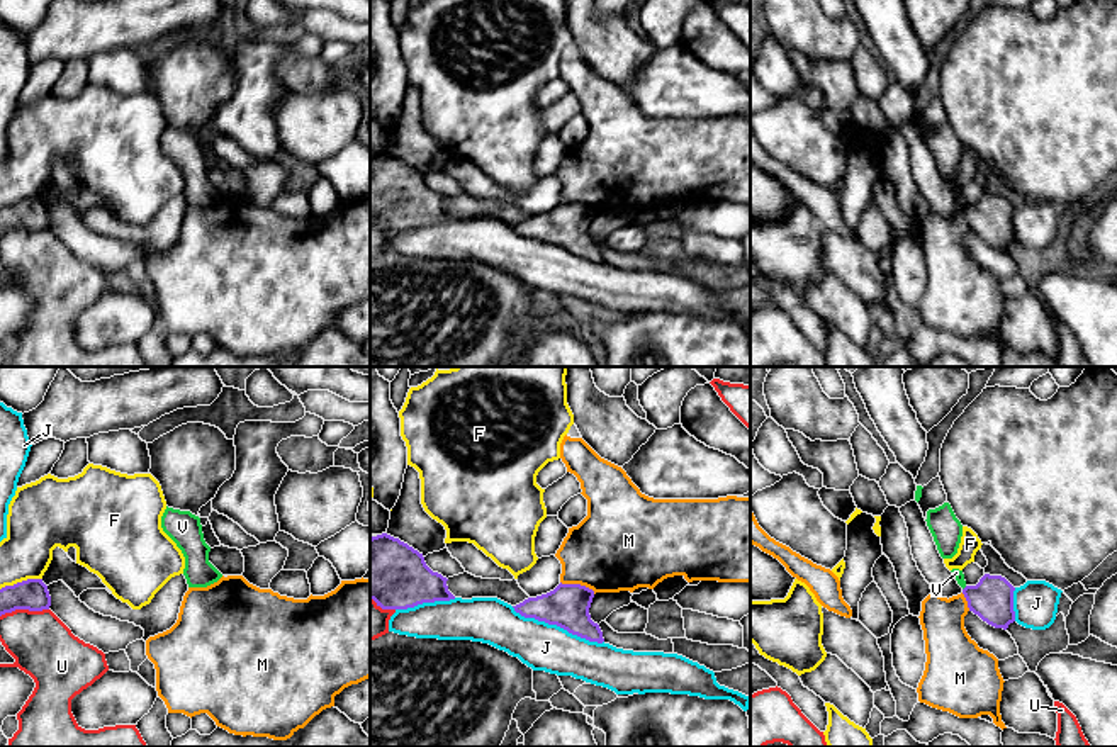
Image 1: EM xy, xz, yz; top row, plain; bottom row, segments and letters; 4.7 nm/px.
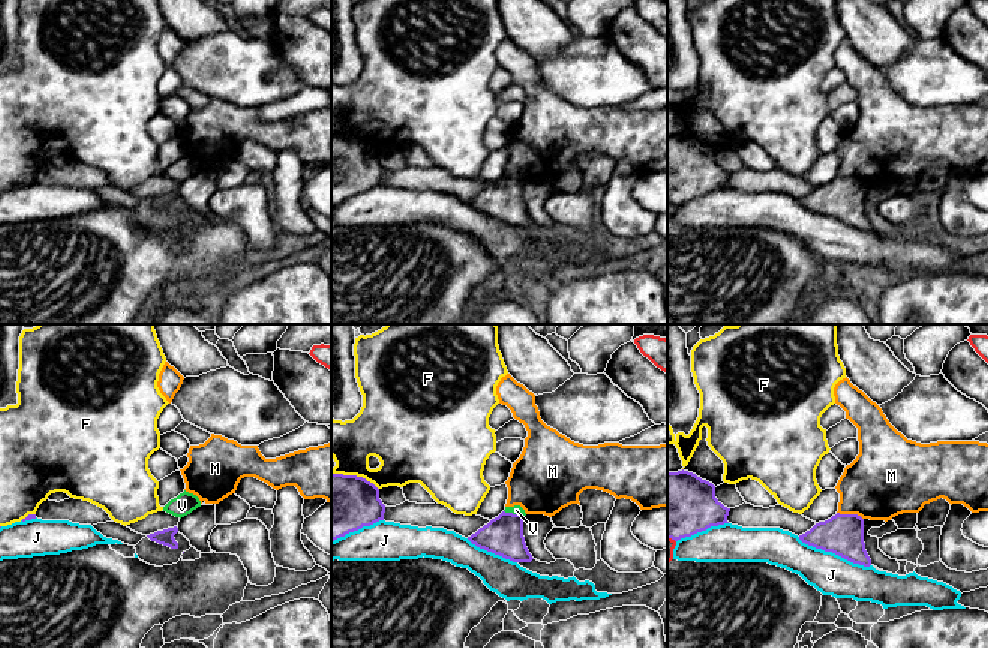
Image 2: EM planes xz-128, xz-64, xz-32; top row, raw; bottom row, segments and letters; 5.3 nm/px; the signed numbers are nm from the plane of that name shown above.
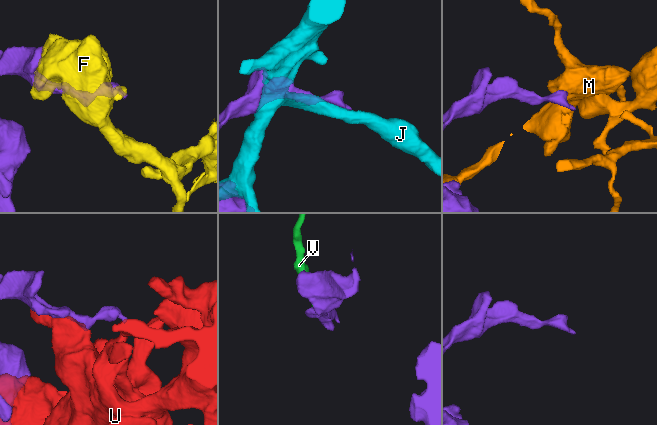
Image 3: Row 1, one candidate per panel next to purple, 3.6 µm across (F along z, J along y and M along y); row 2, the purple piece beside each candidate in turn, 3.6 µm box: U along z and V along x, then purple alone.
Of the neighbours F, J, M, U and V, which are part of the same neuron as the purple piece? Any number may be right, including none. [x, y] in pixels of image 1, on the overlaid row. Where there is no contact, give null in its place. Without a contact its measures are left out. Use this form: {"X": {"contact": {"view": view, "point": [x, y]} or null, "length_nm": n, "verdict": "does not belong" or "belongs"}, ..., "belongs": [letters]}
{"F": {"contact": {"view": "xy", "point": [22, 581]}, "length_nm": 200, "verdict": "does not belong"}, "J": {"contact": {"view": "xz", "point": [557, 625]}, "length_nm": 480, "verdict": "does not belong"}, "M": {"contact": {"view": "xz", "point": [578, 584]}, "length_nm": 180, "verdict": "does not belong"}, "U": {"contact": {"view": "xy", "point": [24, 608]}, "length_nm": 240, "verdict": "does not belong"}, "V": {"contact": {"view": "yz", "point": [965, 588]}, "length_nm": 30, "verdict": "does not belong"}, "belongs": []}

